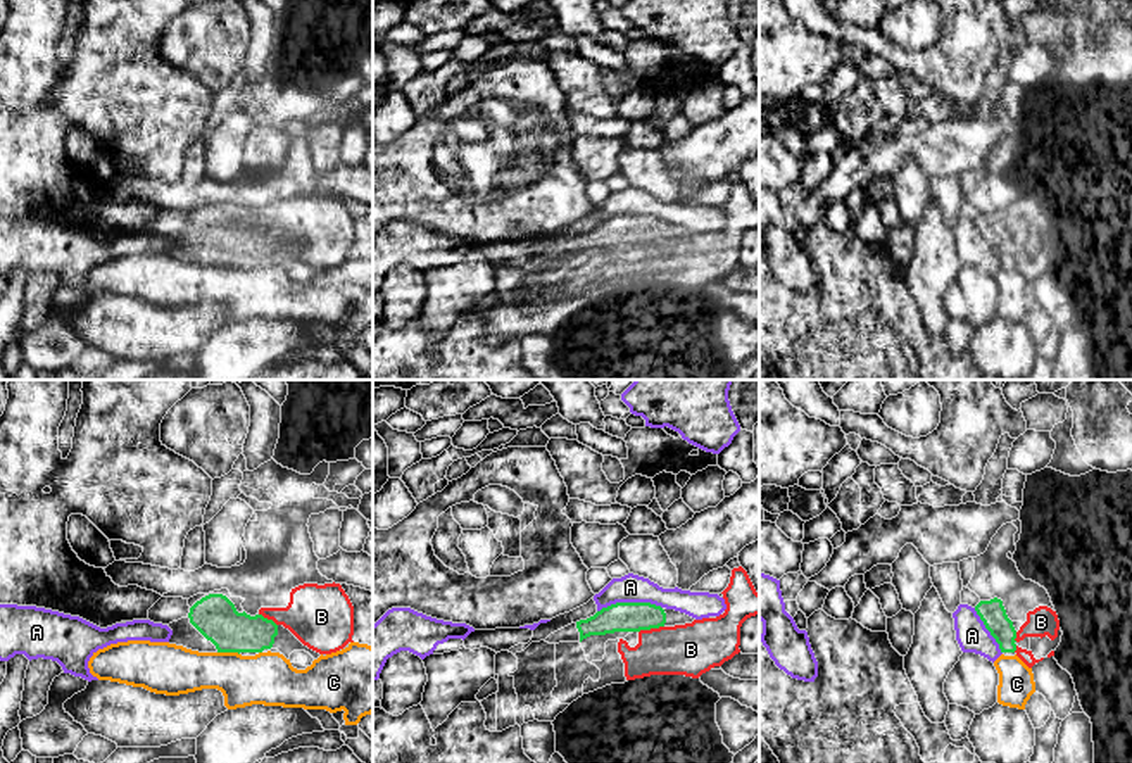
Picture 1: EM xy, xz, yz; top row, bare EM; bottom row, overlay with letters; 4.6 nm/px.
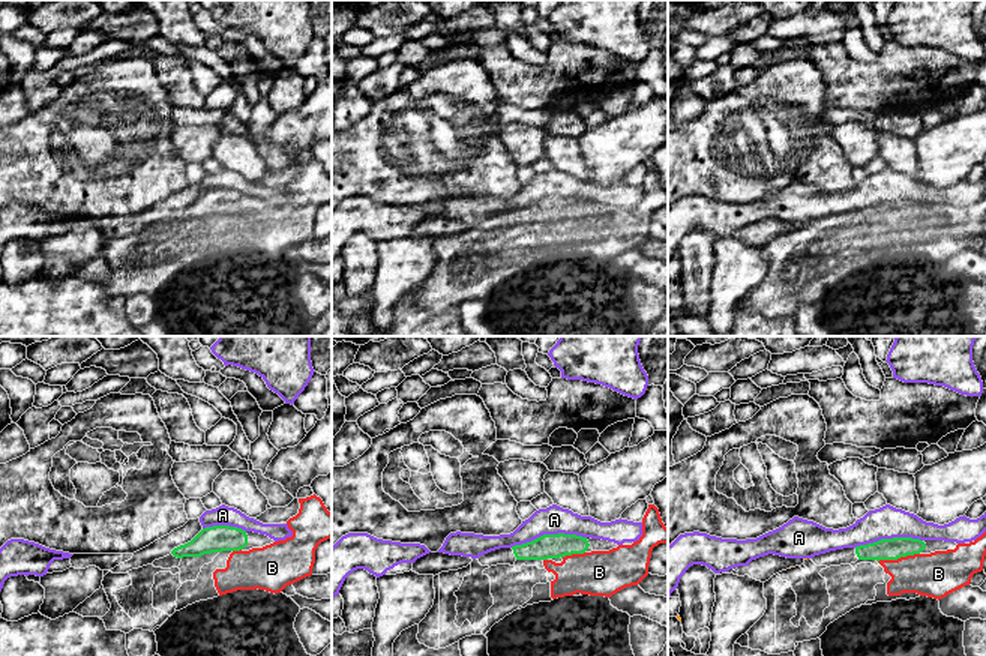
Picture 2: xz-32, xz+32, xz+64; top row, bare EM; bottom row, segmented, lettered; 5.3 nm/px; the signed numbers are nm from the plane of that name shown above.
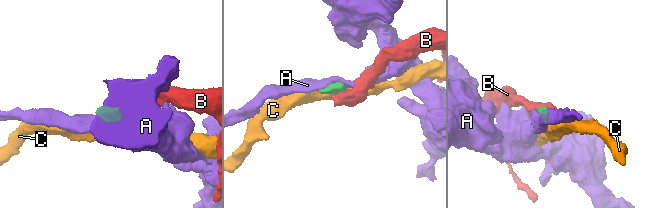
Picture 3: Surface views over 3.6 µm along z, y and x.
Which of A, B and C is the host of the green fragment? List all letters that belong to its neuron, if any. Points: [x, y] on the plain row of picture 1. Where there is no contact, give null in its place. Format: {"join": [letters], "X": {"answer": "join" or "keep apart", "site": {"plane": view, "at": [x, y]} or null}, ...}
{"join": ["B"], "A": {"answer": "keep apart", "site": {"plane": "xz", "at": [628, 216]}}, "B": {"answer": "join", "site": {"plane": "xz", "at": [651, 240]}}, "C": {"answer": "keep apart", "site": {"plane": "xy", "at": [228, 264]}}}

